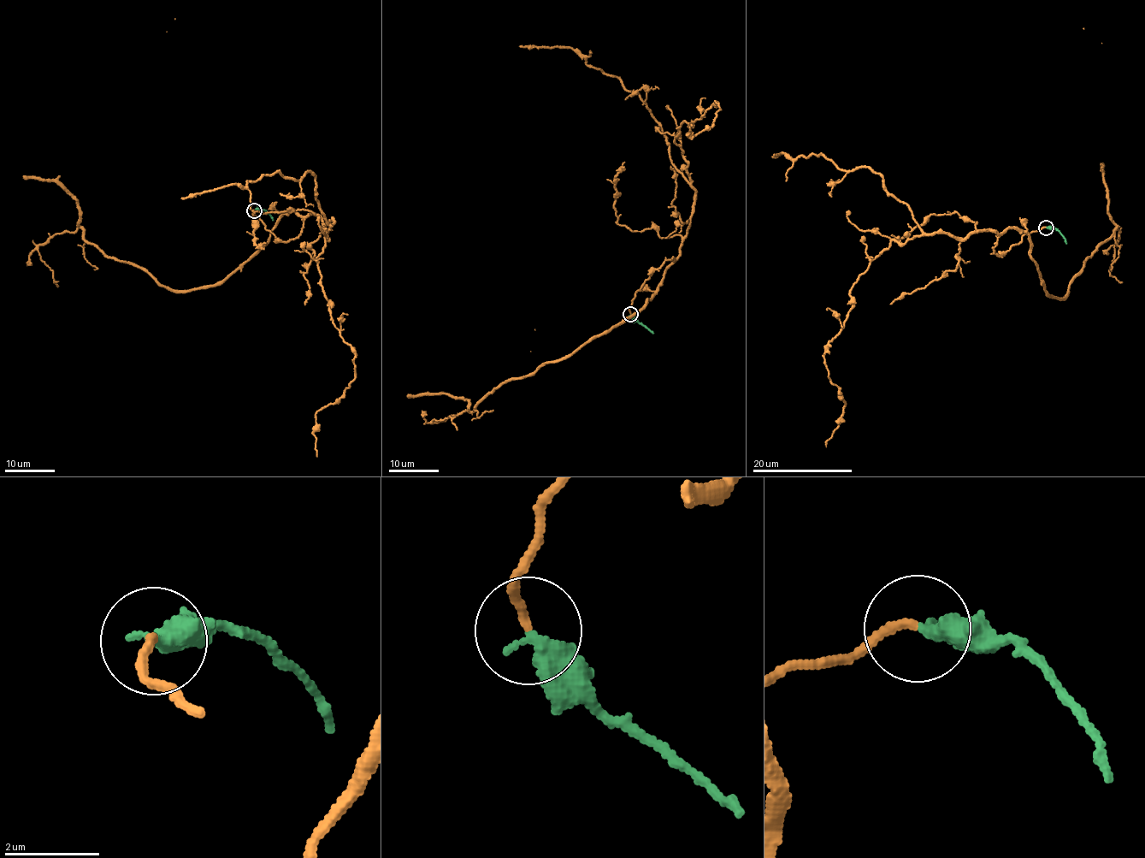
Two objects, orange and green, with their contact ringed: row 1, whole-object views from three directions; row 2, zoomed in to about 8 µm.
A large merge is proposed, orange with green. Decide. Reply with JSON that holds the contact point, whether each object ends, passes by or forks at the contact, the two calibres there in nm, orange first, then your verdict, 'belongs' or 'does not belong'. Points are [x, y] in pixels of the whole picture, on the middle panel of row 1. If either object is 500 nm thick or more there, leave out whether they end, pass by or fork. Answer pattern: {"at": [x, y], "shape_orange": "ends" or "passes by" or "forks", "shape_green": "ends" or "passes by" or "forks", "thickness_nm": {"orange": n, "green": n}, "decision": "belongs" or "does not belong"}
{"at": [630, 314], "shape_orange": "ends", "shape_green": "ends", "thickness_nm": {"orange": 180, "green": 400}, "decision": "belongs"}

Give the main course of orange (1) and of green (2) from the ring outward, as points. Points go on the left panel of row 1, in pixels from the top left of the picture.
1: (254, 210), (282, 241), (301, 233), (290, 210), (230, 274), (171, 290), (84, 238), (58, 177), (175, 19)
2: (254, 210), (264, 210), (273, 221)

